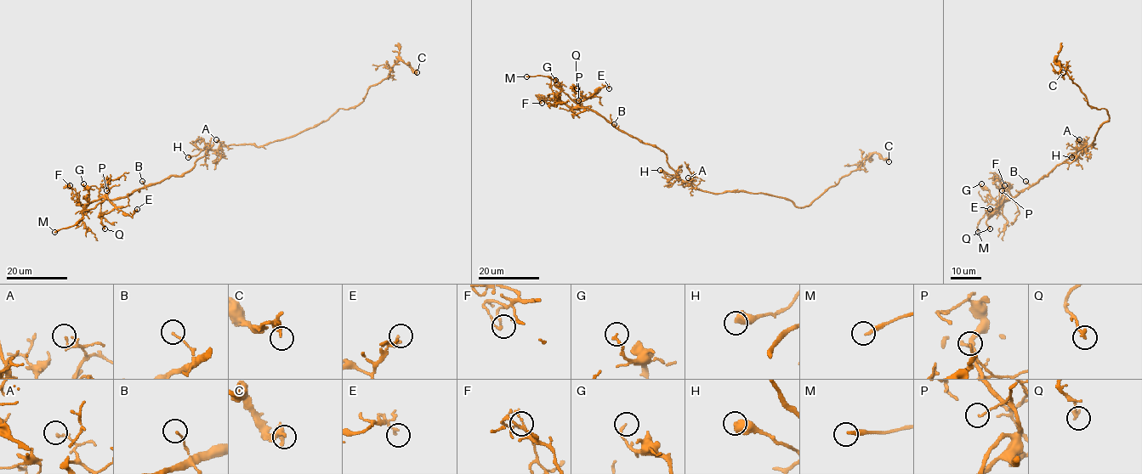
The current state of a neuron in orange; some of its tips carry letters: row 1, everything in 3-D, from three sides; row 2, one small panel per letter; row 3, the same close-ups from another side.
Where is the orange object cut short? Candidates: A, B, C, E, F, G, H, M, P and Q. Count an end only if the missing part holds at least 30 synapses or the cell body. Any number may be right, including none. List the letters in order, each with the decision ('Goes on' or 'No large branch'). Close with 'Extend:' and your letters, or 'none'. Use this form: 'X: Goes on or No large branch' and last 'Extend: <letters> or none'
A: No large branch
B: No large branch
C: No large branch
E: No large branch
F: No large branch
G: No large branch
H: No large branch
M: Goes on
P: No large branch
Q: No large branch
Extend: M

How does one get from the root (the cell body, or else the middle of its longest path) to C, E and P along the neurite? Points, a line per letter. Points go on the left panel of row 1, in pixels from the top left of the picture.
C: (230, 145), (261, 147), (315, 126), (339, 109), (355, 108), (368, 88), (385, 79), (399, 60), (417, 72)
E: (230, 145), (208, 149), (180, 176), (146, 184), (127, 196), (106, 198), (127, 215), (132, 216), (137, 209)
P: (230, 145), (208, 149), (187, 172), (146, 184), (127, 196), (107, 199), (105, 194), (109, 189), (106, 190)

